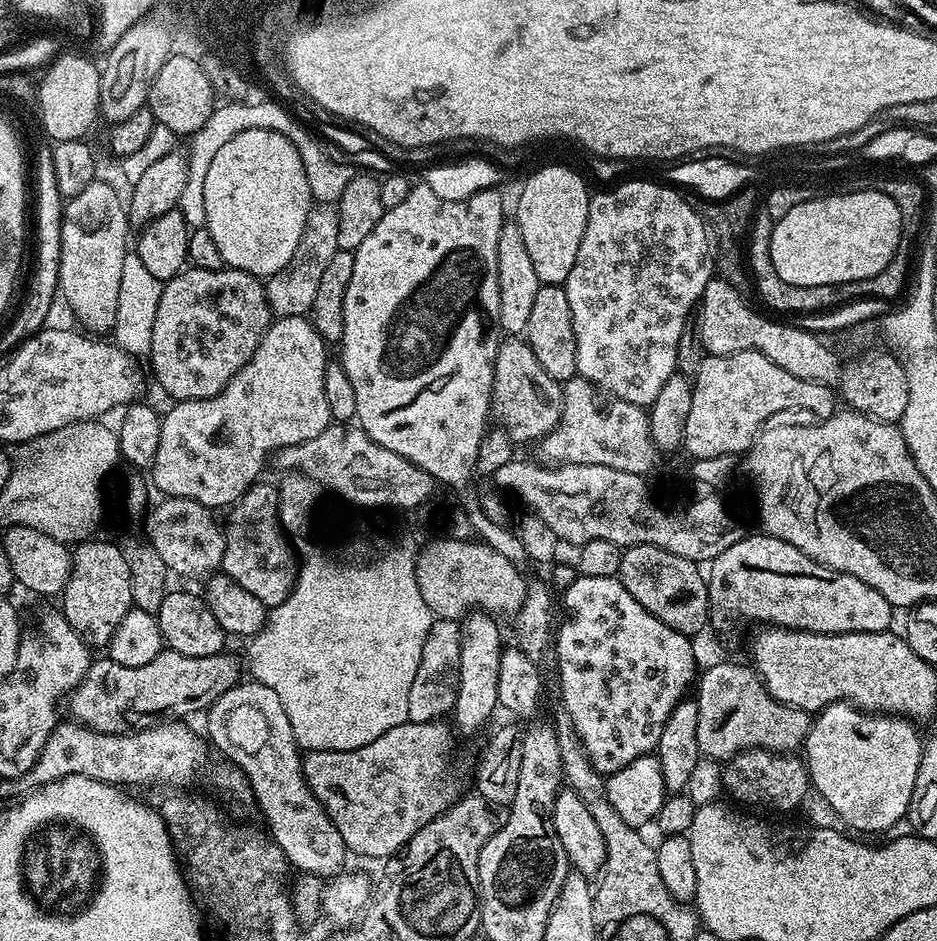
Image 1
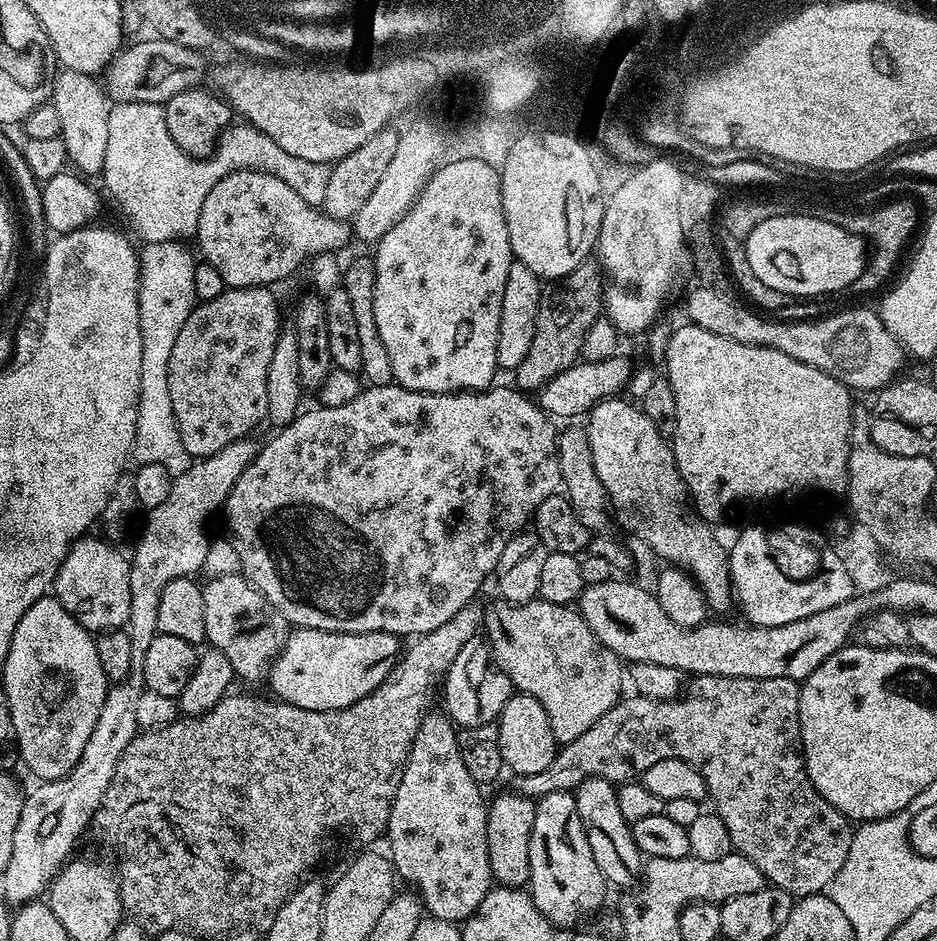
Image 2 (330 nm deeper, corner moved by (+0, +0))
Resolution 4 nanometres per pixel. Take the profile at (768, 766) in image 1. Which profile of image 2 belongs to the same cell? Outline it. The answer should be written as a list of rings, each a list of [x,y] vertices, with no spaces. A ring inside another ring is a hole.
[[[698,676],[675,700],[651,700],[639,694],[631,695],[625,695],[617,700],[613,708],[606,710],[606,714],[602,714],[602,718],[598,718],[598,722],[594,722],[594,726],[590,726],[590,730],[586,730],[586,734],[578,734],[578,738],[574,738],[574,742],[563,745],[557,751],[554,762],[550,762],[550,766],[546,766],[546,770],[541,770],[539,774],[513,775],[511,777],[512,784],[510,784],[511,791],[518,796],[527,796],[529,800],[535,802],[546,794],[572,792],[583,780],[588,780],[591,776],[597,776],[619,786],[643,777],[644,772],[650,770],[650,766],[654,766],[654,762],[662,762],[666,758],[678,758],[682,762],[690,762],[695,768],[700,769],[708,787],[707,799],[713,800],[720,807],[718,815],[728,831],[729,845],[740,855],[750,858],[750,862],[754,862],[754,866],[758,866],[758,870],[762,870],[765,881],[771,887],[786,890],[793,898],[823,893],[838,874],[838,870],[842,870],[842,862],[846,862],[846,854],[850,854],[850,842],[854,828],[848,817],[843,816],[838,810],[834,810],[834,806],[830,806],[830,802],[826,802],[826,798],[822,798],[822,794],[818,794],[818,790],[814,790],[808,777],[808,771],[804,765],[804,745],[800,742],[800,684],[786,678],[766,678],[763,680],[762,678]]]

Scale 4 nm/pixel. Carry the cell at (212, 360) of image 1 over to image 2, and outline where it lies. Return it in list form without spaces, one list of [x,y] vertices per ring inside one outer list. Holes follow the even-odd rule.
[[[225,287],[218,298],[210,298],[197,303],[190,318],[186,318],[178,339],[174,341],[174,351],[170,354],[170,402],[174,406],[174,418],[182,446],[194,458],[218,454],[236,440],[243,440],[261,419],[268,415],[266,402],[266,374],[270,370],[270,357],[274,346],[280,340],[280,304],[273,289]]]

